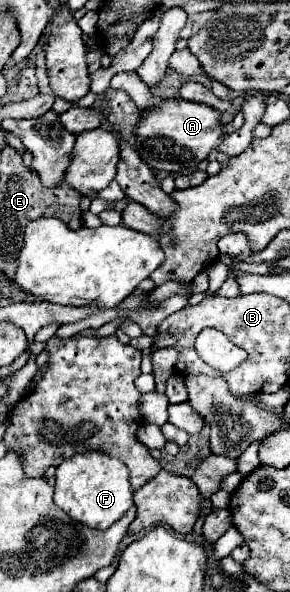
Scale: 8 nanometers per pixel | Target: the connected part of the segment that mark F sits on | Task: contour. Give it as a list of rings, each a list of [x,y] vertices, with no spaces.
[[[85,452],[63,460],[55,474],[55,504],[73,520],[105,530],[115,524],[133,506],[133,488],[129,484],[127,466],[105,452]]]

